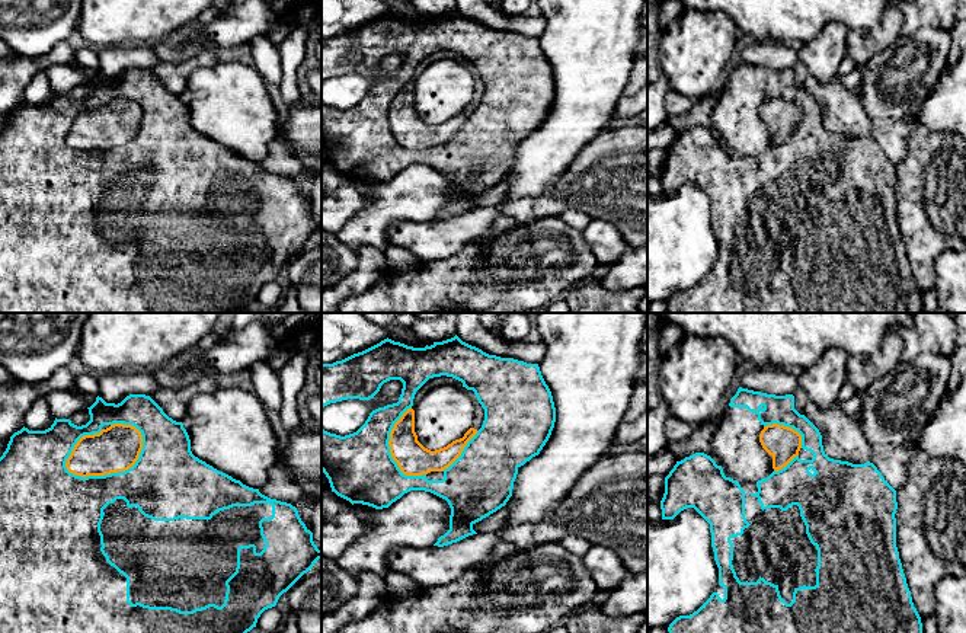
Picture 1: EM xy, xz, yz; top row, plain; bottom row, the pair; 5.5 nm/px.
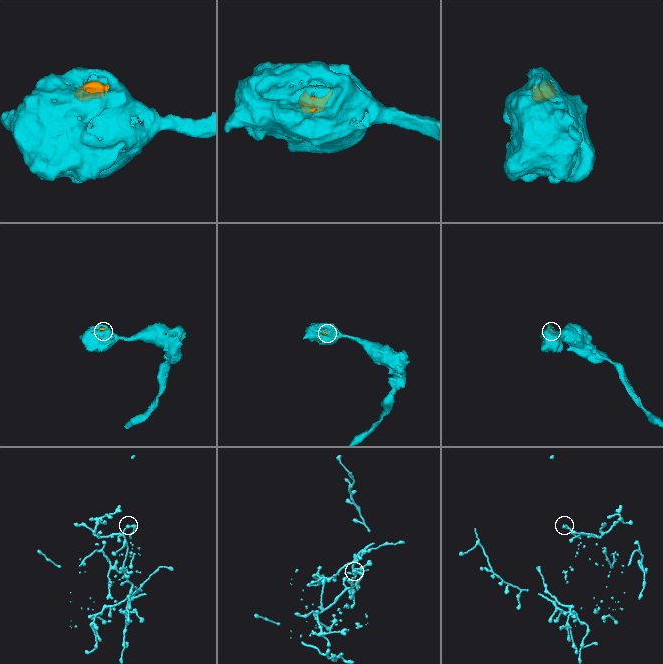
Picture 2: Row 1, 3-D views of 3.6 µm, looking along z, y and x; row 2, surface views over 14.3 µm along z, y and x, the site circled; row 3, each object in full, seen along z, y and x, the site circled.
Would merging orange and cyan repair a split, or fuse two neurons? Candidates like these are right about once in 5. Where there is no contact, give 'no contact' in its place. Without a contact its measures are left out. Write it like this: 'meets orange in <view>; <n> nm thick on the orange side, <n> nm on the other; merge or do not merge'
meets orange in xy; 260 nm thick on the orange side, 320 nm on the other; do not merge

